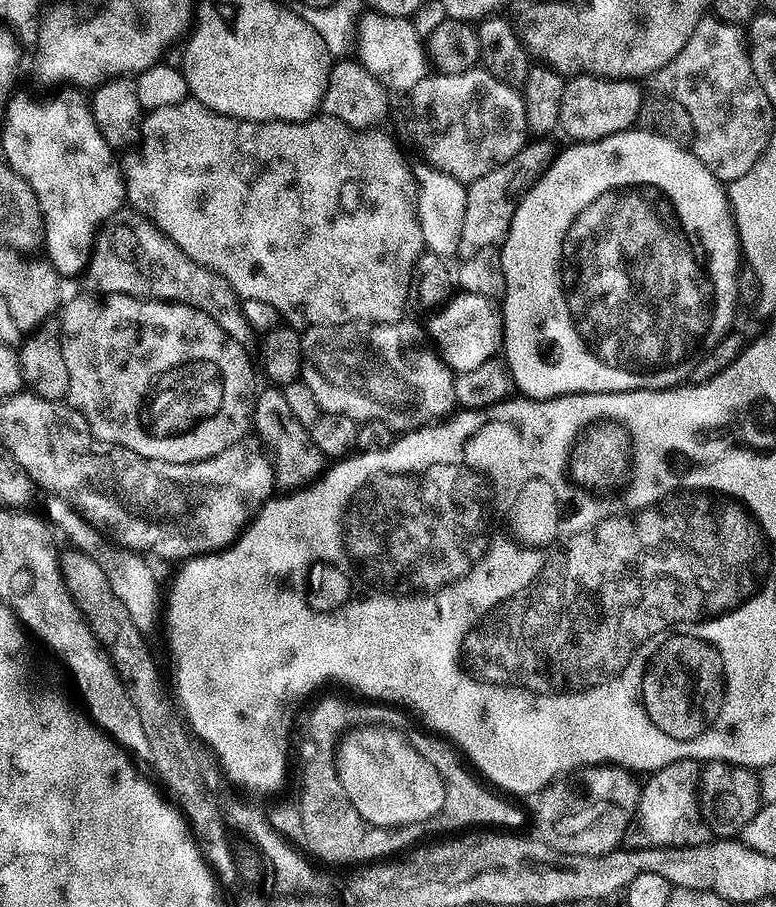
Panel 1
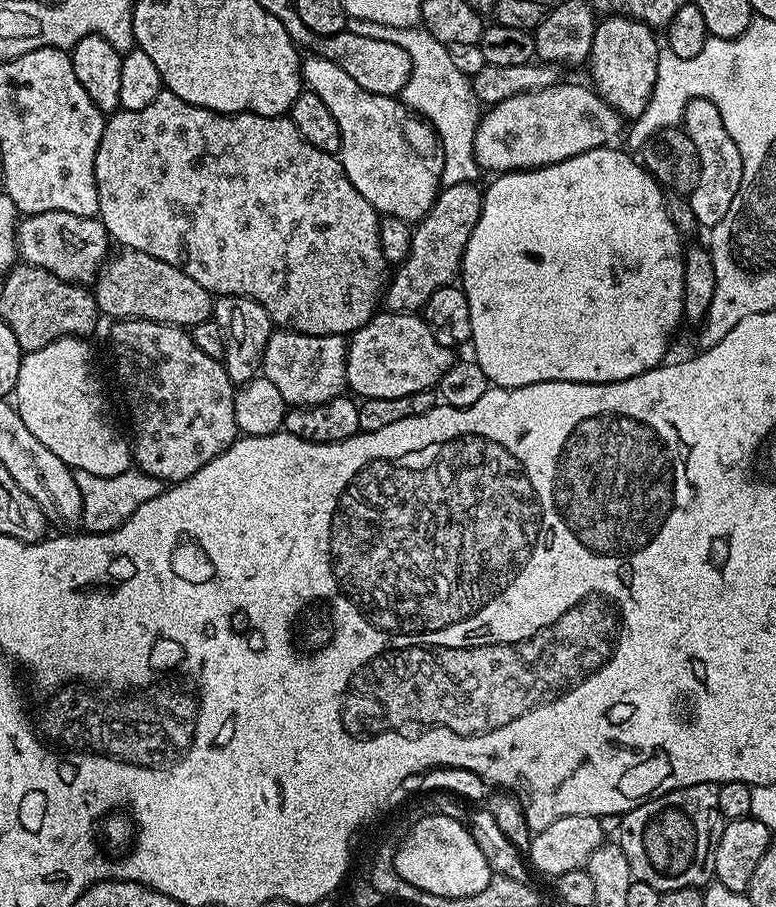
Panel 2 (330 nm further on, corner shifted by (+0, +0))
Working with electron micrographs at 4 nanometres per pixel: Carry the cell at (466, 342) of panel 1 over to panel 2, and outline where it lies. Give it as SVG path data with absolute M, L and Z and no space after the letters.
M381 311L373 316L370 322L366 322L366 326L351 333L347 345L347 387L353 388L351 391L357 397L366 400L370 398L402 398L406 394L435 389L439 385L442 374L446 374L446 370L450 370L450 366L454 362L453 349L442 346L438 342L438 338L434 338L434 334L427 322L424 321L423 315L410 312Z

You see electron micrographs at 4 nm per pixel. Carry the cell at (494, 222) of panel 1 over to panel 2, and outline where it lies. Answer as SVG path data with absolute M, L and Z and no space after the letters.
M479 183L441 187L432 209L413 227L410 254L387 281L382 297L387 311L419 313L434 290L449 287L455 281L452 279L461 275L466 242L470 242L470 234L474 234L474 226L478 226L483 201Z

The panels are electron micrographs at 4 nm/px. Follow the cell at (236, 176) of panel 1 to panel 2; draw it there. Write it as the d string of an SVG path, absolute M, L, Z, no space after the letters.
M161 90L158 98L154 98L154 102L150 102L150 106L144 107L143 110L117 110L105 119L104 129L102 130L102 142L98 142L98 154L94 158L94 174L96 175L98 202L100 203L98 219L104 223L109 237L115 243L117 240L120 246L123 246L125 249L141 252L142 254L150 254L162 262L170 262L170 266L178 266L178 270L182 270L182 274L190 274L190 278L194 278L194 282L198 282L198 286L202 286L217 297L245 296L254 302L258 302L266 310L266 314L270 314L273 325L279 326L281 329L293 332L305 332L311 336L347 337L349 334L358 331L362 326L366 326L366 322L370 322L372 317L377 315L378 309L381 307L386 287L386 277L390 272L390 265L382 254L382 242L378 238L381 213L377 212L376 207L370 202L366 202L366 198L362 198L362 194L358 194L358 190L354 190L354 182L350 182L350 178L346 174L344 167L340 164L339 159L331 152L323 152L314 146L310 146L310 142L306 142L306 138L302 138L298 126L294 126L294 122L287 115L263 116L262 114L254 114L253 112L215 112L209 108L195 108L190 102L178 98L178 94Z

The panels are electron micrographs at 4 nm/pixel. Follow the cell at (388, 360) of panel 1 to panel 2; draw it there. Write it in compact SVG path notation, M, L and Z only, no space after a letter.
M276 330L266 346L262 375L278 386L289 406L317 404L345 391L347 357L348 345L343 336L311 336L305 332Z

